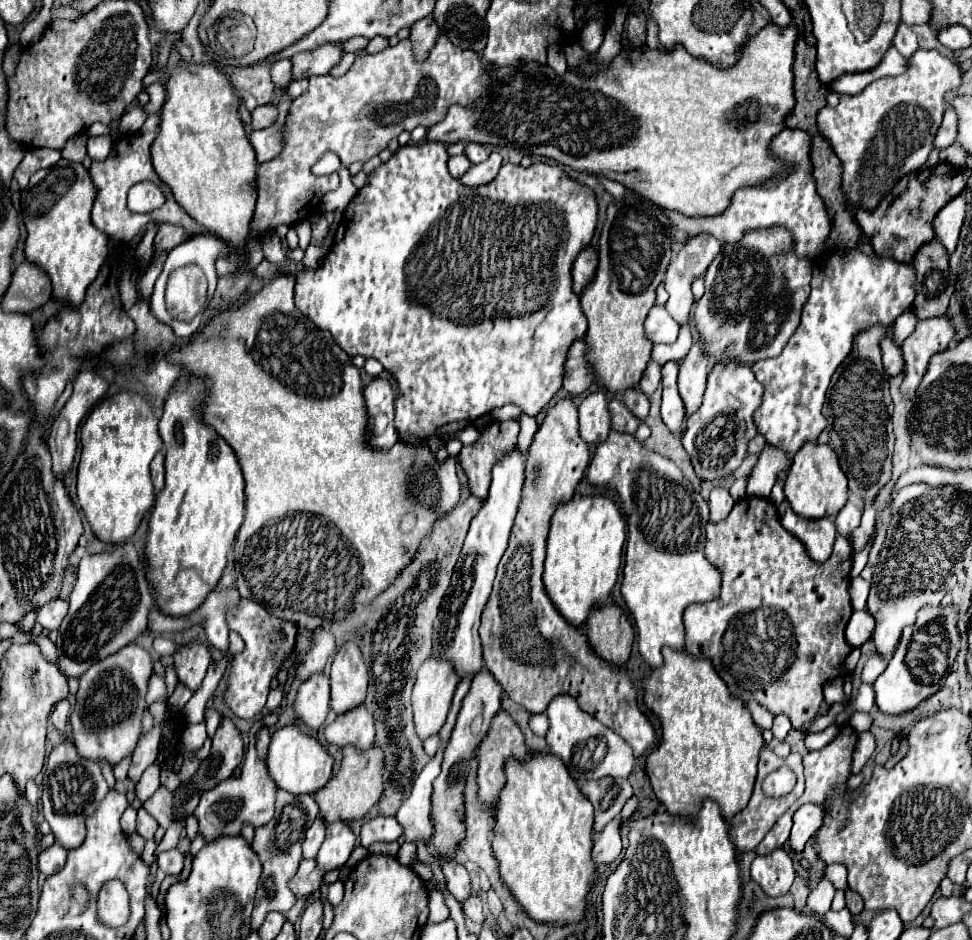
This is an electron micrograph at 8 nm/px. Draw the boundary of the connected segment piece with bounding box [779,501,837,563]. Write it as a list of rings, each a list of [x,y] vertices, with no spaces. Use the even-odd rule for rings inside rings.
[[[783,501],[779,507],[779,519],[781,519],[781,525],[803,543],[803,547],[807,549],[807,553],[813,561],[825,563],[829,559],[835,537],[837,537],[835,523],[831,517],[805,519],[805,517],[799,517],[797,513],[793,513],[789,503]]]

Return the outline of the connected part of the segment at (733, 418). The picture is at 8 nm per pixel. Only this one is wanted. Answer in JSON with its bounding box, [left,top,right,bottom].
[683,361,761,479]

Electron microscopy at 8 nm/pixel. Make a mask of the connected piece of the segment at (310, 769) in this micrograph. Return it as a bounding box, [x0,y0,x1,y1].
[265,725,333,795]

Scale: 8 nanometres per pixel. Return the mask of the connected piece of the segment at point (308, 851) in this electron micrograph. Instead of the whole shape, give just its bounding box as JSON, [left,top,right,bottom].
[303,817,325,859]

